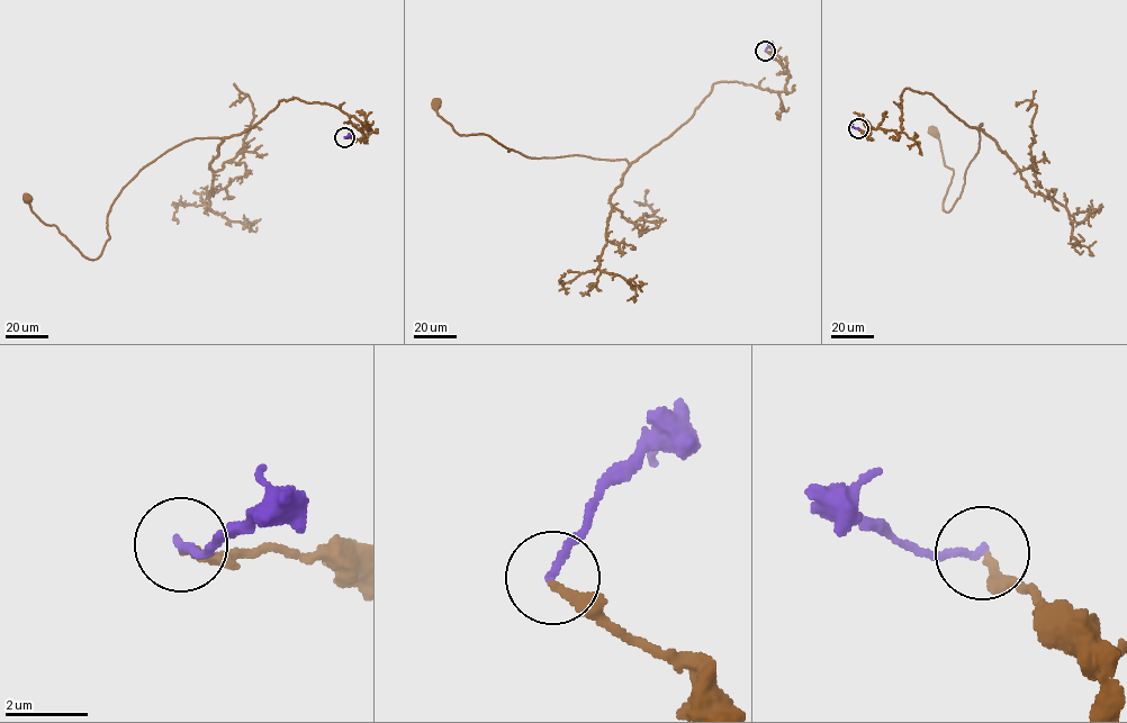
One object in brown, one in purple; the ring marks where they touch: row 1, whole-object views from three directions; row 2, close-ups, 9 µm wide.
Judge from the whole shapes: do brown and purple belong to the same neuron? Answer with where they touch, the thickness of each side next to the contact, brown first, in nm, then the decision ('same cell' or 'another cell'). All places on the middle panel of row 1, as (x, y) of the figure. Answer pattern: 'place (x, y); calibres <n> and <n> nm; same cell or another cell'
place (765, 51); calibres 220 and 180 nm; another cell

